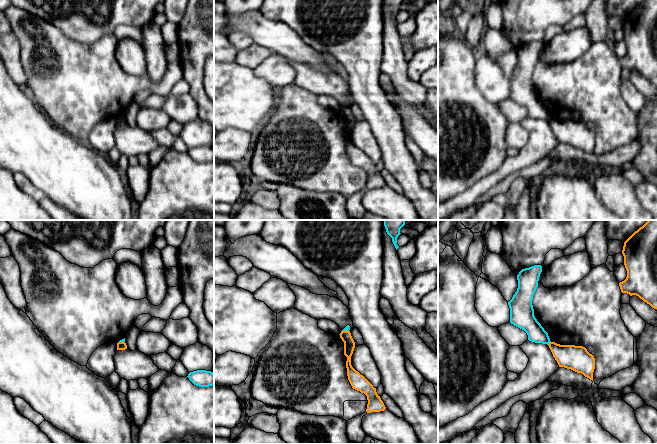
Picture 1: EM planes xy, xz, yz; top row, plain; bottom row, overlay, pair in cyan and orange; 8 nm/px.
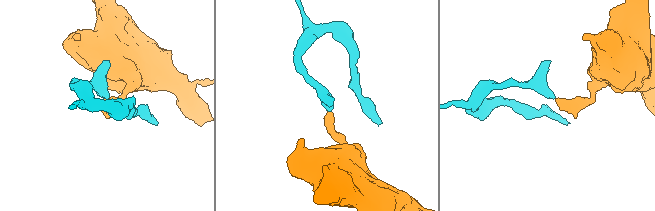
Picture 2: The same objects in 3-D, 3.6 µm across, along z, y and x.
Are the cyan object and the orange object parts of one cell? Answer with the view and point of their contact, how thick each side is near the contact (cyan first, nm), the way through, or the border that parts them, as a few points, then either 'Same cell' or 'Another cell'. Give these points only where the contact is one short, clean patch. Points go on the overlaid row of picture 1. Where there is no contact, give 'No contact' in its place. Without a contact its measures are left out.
Touches cyan at yz (549, 342). Thickness 150 nm (cyan) against 190 nm. Boundary: yz (550, 341), (548, 345). Another cell

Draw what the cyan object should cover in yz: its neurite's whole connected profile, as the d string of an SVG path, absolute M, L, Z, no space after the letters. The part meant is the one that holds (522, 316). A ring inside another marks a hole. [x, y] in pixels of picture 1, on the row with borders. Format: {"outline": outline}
{"outline": "M541 265L522 269L517 275L517 291L508 305L511 324L524 330L529 341L549 345L551 341L548 333L535 318L532 305L533 295L538 287L541 272Z"}

